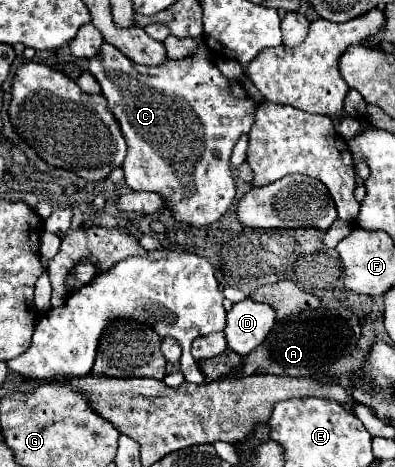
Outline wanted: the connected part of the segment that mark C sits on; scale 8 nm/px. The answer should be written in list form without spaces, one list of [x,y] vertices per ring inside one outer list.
[[[105,42],[99,54],[89,60],[89,72],[101,84],[101,94],[107,98],[111,110],[115,108],[113,114],[127,142],[127,156],[121,166],[125,184],[137,192],[159,194],[171,218],[181,224],[203,228],[217,222],[235,200],[235,180],[229,166],[231,150],[243,134],[249,134],[259,106],[257,100],[249,96],[241,82],[229,80],[217,70],[205,46],[199,46],[191,58],[169,60],[163,66],[147,68],[131,62],[123,52]]]

